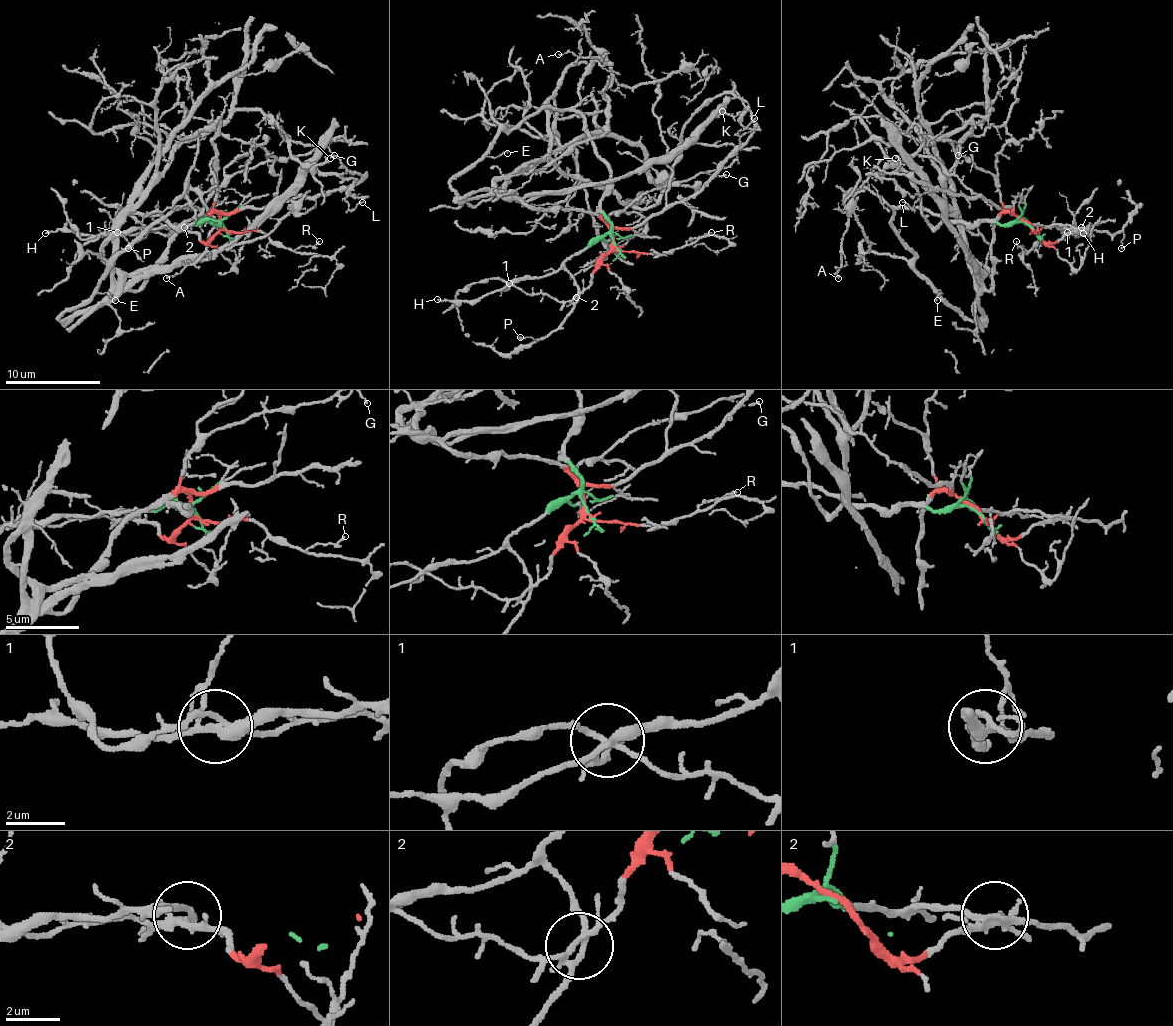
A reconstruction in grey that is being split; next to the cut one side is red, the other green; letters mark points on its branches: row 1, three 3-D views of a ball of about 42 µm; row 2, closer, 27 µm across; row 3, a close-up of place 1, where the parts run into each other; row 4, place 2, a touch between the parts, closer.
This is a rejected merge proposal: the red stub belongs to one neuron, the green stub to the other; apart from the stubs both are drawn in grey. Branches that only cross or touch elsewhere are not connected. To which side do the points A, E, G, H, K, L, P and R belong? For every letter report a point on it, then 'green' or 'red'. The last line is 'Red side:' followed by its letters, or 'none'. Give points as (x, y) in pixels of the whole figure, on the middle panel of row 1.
A: at (558, 54); green
E: at (507, 153); green
G: at (726, 174); red
H: at (437, 299); green
K: at (722, 111); red
L: at (754, 118); red
P: at (520, 337); green
R: at (711, 232); red
Red side: G, K, L, R

